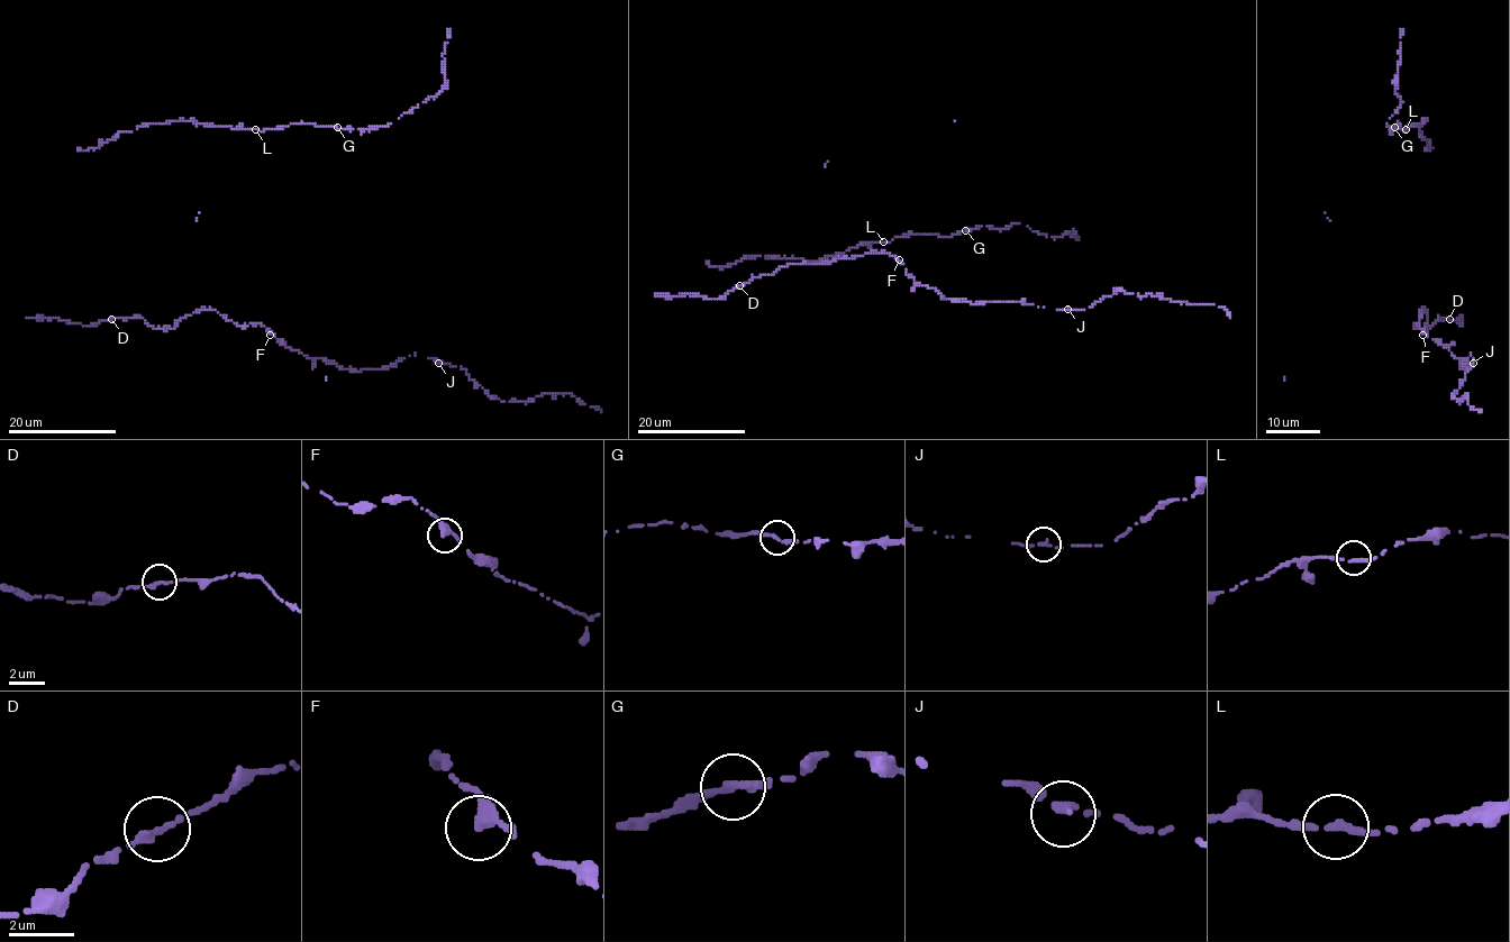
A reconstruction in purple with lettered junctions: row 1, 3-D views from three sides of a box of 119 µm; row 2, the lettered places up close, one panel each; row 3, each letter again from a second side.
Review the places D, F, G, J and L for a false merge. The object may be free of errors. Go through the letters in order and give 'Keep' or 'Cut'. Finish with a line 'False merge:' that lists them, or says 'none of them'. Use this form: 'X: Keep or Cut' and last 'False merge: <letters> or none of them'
D: Keep
F: Keep
G: Keep
J: Keep
L: Keep
False merge: none of them

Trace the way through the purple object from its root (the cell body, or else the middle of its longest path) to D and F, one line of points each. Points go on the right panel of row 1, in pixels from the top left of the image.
D: (1421, 308), (1427, 310), (1427, 328), (1437, 317), (1449, 318)
F: (1421, 308), (1421, 317), (1415, 325), (1422, 329), (1422, 335)

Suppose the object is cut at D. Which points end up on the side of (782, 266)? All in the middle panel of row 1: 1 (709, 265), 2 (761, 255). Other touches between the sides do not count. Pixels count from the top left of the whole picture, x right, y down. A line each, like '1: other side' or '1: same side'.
1: other side
2: other side

